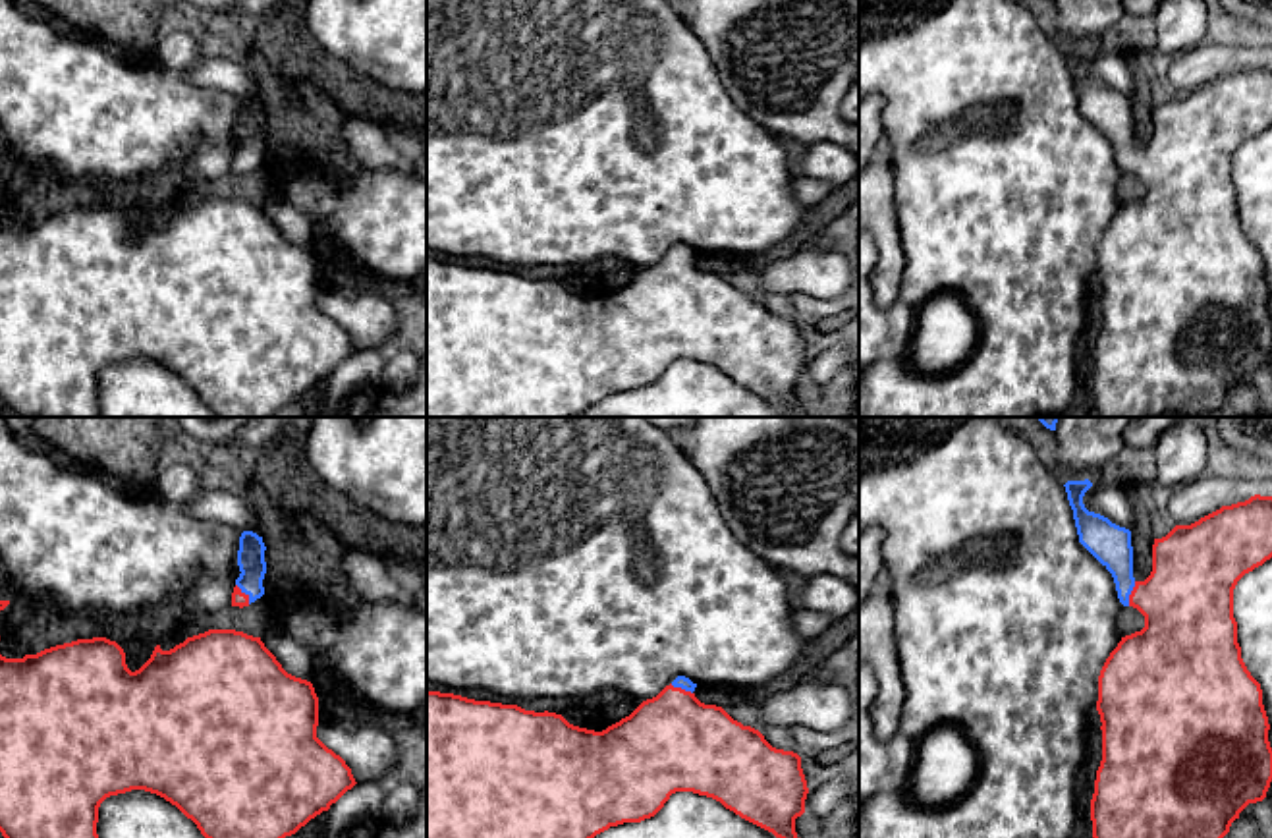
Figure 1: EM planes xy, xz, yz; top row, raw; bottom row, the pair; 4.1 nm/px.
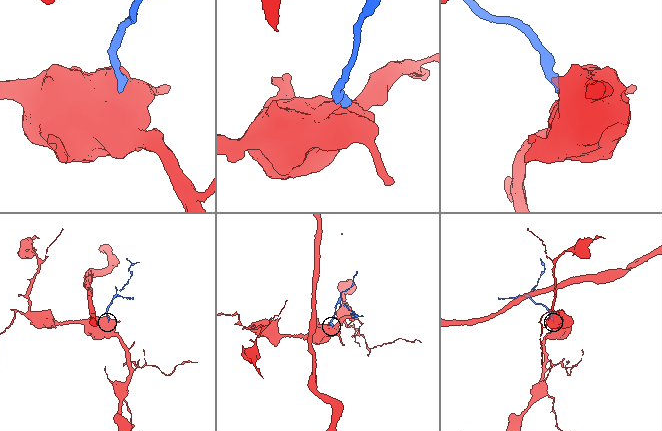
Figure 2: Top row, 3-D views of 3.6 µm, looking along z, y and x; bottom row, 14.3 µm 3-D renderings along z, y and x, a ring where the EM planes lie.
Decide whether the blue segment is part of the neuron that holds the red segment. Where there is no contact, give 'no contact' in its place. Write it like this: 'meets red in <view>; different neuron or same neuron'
meets red in yz; same neuron

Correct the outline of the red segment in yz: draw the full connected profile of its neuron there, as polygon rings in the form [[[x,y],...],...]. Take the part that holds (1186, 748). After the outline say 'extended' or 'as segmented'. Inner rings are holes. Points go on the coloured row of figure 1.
[[[1089,479],[1064,487],[1079,543],[1112,573],[1120,602],[1145,616],[1145,628],[1121,637],[1098,676],[1102,761],[1091,799],[1092,838],[1224,838],[1249,803],[1266,797],[1272,782],[1262,689],[1241,658],[1233,618],[1237,581],[1272,558],[1272,496],[1255,494],[1191,525],[1175,525],[1166,537],[1154,539],[1152,572],[1137,581],[1131,531],[1085,508],[1083,496],[1092,487]]] | extended

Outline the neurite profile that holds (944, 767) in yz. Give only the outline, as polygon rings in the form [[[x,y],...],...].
[[[944,724],[915,741],[915,761],[903,792],[919,805],[957,801],[973,784],[977,755],[959,728]]]

